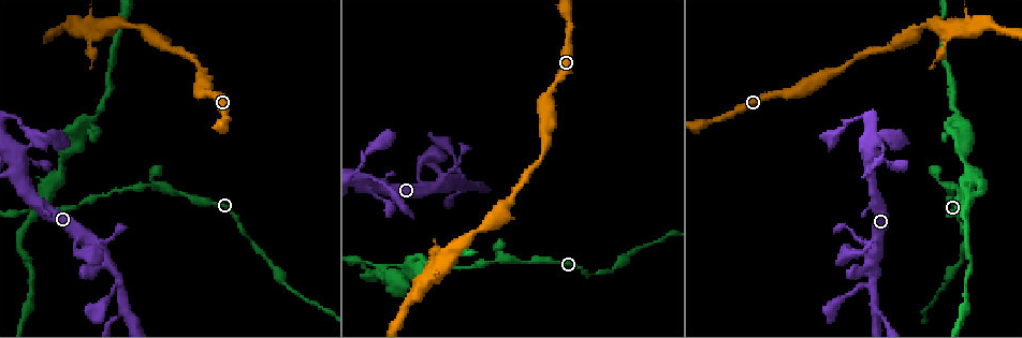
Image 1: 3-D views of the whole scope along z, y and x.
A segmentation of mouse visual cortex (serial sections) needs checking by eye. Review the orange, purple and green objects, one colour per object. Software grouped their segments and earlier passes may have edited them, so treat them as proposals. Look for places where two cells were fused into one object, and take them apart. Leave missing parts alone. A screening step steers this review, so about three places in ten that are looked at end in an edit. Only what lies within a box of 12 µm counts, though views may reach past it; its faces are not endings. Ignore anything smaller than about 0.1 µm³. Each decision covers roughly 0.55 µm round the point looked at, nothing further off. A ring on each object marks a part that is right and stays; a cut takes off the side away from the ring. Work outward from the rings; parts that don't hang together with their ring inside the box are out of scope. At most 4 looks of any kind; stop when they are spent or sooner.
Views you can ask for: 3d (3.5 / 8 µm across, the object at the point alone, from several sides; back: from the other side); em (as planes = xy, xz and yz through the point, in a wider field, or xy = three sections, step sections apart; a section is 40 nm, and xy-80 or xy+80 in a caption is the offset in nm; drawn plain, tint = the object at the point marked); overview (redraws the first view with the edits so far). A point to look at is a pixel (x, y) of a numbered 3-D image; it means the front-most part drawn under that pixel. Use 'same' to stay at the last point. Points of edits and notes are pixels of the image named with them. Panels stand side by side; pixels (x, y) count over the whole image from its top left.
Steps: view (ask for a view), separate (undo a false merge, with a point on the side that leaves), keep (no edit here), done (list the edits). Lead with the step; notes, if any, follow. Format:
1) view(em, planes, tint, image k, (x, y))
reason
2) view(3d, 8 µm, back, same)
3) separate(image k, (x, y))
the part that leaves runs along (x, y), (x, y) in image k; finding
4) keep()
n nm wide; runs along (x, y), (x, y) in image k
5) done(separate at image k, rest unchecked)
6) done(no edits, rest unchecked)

view(3d, 3.5 µm, image 1, (966, 10))
abrupt turn

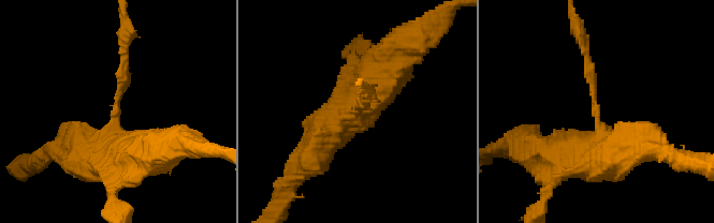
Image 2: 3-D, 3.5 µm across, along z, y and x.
view(em, xy, step 5, tint, image 2, (114, 115))

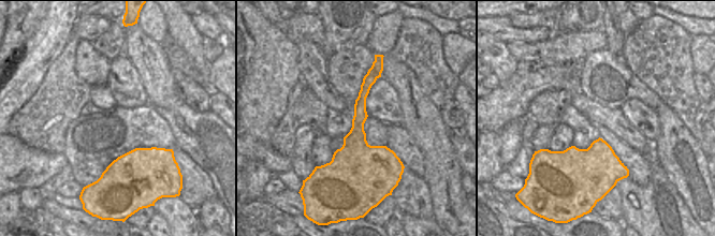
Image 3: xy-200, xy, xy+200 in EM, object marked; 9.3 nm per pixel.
keep()
runs along (376, 68), (362, 96), (348, 176) in image 3; one cell here

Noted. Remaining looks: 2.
view(3d, 3.5 µm, image 1, (962, 207))
four or more arms meet

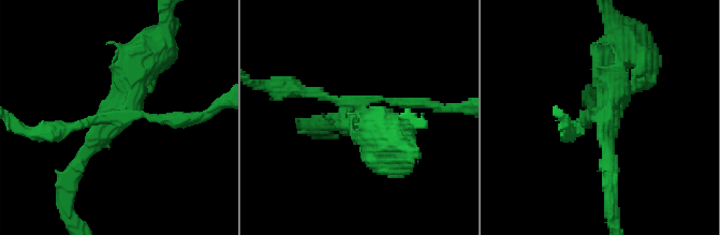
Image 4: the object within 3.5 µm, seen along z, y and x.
view(em, xy, step 5, tint, image 4, (120, 114))
4 arms; arms of 150, 150, 200, 350 nm

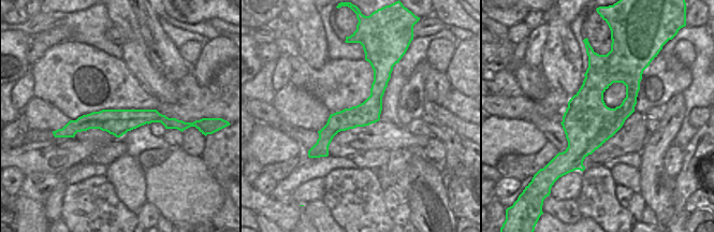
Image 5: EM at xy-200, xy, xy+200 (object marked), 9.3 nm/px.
separate(image 4, (115, 74))
two cells meet here

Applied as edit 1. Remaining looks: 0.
done(separate at image 4, rest unchecked)

